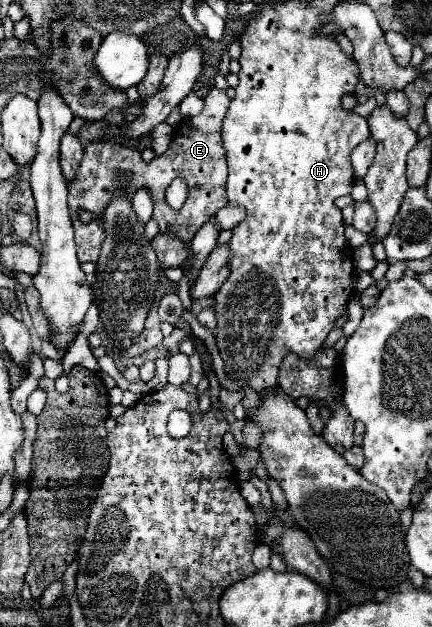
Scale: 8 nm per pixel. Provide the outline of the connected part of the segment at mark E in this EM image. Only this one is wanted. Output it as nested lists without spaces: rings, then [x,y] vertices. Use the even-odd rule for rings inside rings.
[[[213,87],[209,95],[205,97],[205,107],[199,115],[191,117],[189,121],[181,123],[177,129],[177,135],[173,137],[169,151],[165,157],[155,157],[151,163],[145,163],[139,157],[139,151],[131,151],[129,147],[123,145],[113,145],[113,143],[89,143],[85,147],[85,155],[79,167],[79,175],[75,181],[69,183],[69,211],[73,219],[73,229],[75,229],[75,243],[77,243],[77,257],[81,263],[91,261],[97,263],[101,243],[103,243],[103,229],[101,221],[89,221],[83,223],[79,219],[79,211],[89,211],[95,215],[103,213],[103,207],[111,201],[111,191],[115,191],[115,179],[119,173],[129,175],[131,187],[127,187],[127,195],[135,195],[139,187],[147,187],[153,195],[155,201],[155,211],[153,219],[159,223],[159,231],[167,231],[189,243],[197,229],[213,217],[221,207],[227,205],[227,193],[225,193],[225,181],[227,181],[227,159],[225,159],[225,149],[221,143],[221,125],[227,115],[231,99],[227,97],[225,91]],[[183,177],[189,181],[189,199],[183,205],[183,209],[173,211],[165,203],[165,189],[171,185],[173,179]]]

